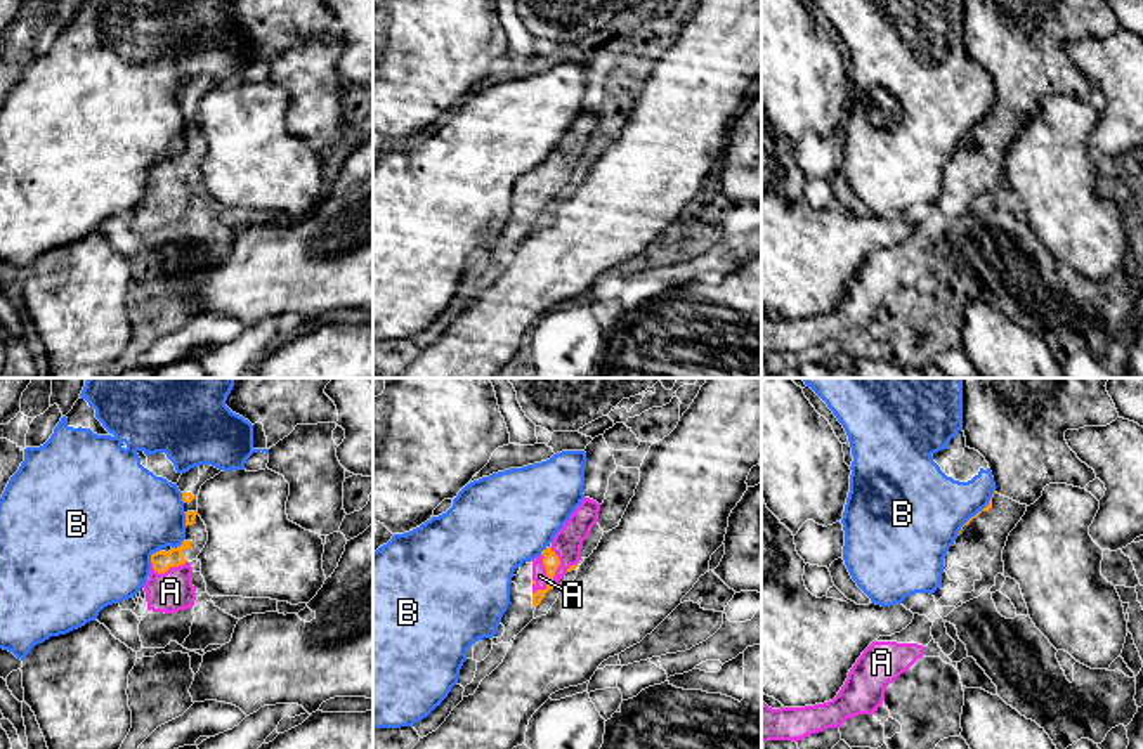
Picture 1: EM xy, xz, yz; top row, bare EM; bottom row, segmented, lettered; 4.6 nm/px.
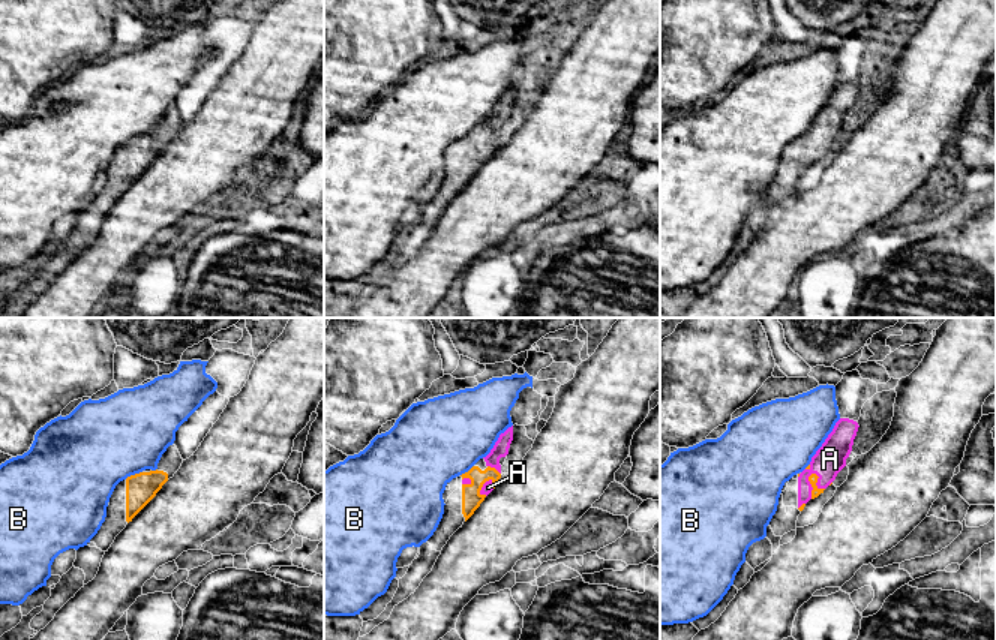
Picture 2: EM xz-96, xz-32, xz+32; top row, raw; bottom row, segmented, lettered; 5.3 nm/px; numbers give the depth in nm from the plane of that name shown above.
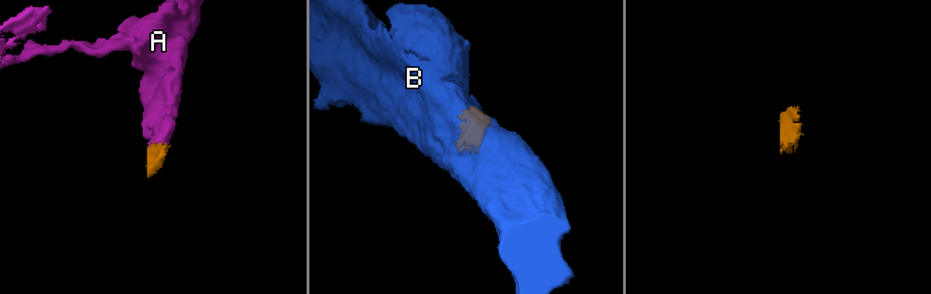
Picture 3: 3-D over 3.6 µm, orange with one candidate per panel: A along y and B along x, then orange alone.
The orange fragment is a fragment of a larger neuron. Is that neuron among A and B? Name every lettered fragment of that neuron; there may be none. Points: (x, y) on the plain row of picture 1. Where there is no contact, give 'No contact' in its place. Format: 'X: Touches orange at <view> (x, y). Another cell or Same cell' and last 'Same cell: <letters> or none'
A: Touches orange at xz (547, 186). Same cell
B: Touches orange at xy (153, 165). Another cell
Same cell: A

